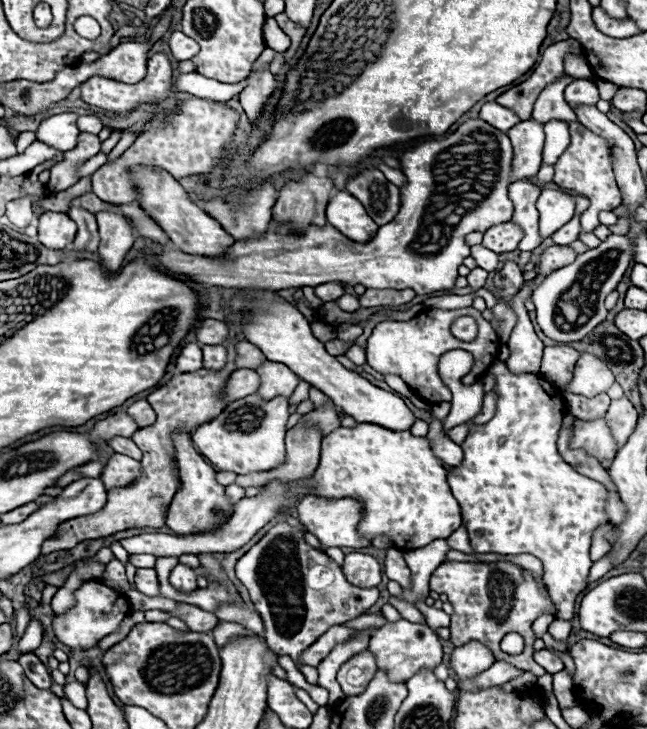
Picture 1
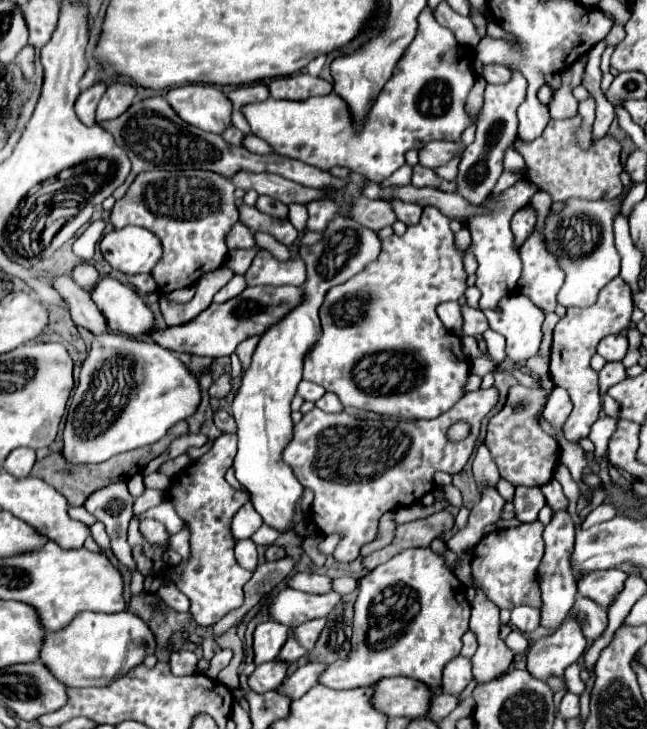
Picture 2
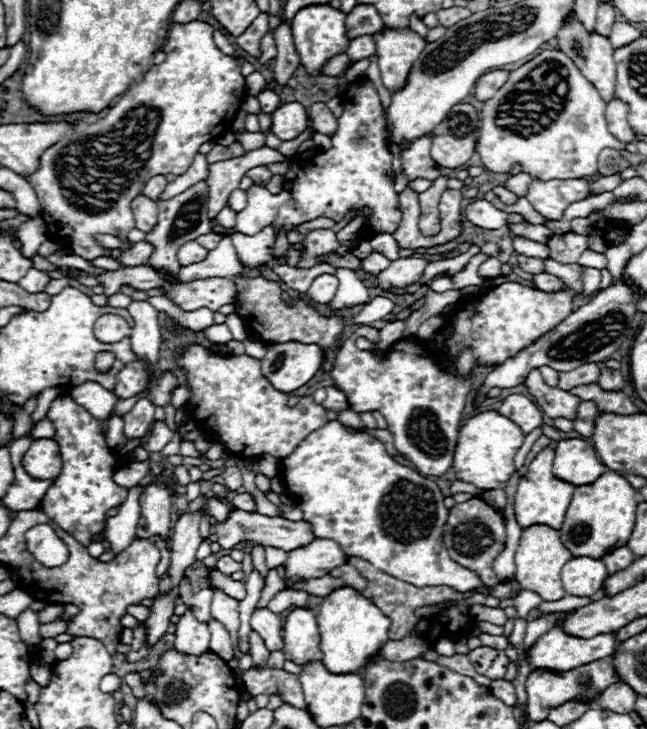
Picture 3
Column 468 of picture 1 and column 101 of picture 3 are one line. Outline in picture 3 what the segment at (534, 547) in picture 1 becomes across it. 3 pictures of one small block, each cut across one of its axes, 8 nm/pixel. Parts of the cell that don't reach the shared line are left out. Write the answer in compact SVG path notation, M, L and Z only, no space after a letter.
M56 398L48 408L46 418L52 420L56 428L52 440L56 440L60 448L62 470L52 480L52 486L42 498L40 510L44 510L48 518L52 518L70 536L74 536L82 546L88 546L94 536L104 536L106 512L120 506L128 496L128 488L118 486L112 478L114 472L124 466L124 460L106 444L102 436L102 422L92 418L72 398Z

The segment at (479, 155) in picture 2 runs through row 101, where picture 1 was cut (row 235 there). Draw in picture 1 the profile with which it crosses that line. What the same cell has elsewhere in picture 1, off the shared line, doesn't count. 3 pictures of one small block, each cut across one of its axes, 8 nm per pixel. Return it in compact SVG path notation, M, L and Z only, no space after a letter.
M502 222L484 232L484 242L482 246L488 246L490 250L502 254L502 252L512 252L518 248L518 242L522 238L522 230L514 222Z

